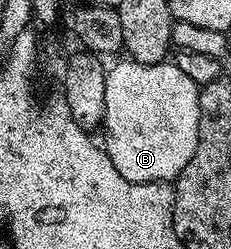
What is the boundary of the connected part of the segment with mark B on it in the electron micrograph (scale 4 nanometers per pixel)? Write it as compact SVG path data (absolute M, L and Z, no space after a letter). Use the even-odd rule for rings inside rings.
M123 58L120 64L110 65L105 78L105 114L101 125L107 131L105 147L117 174L129 182L138 184L162 184L173 182L189 166L193 150L199 141L200 85L177 70L174 62L161 64L139 64L130 58Z

